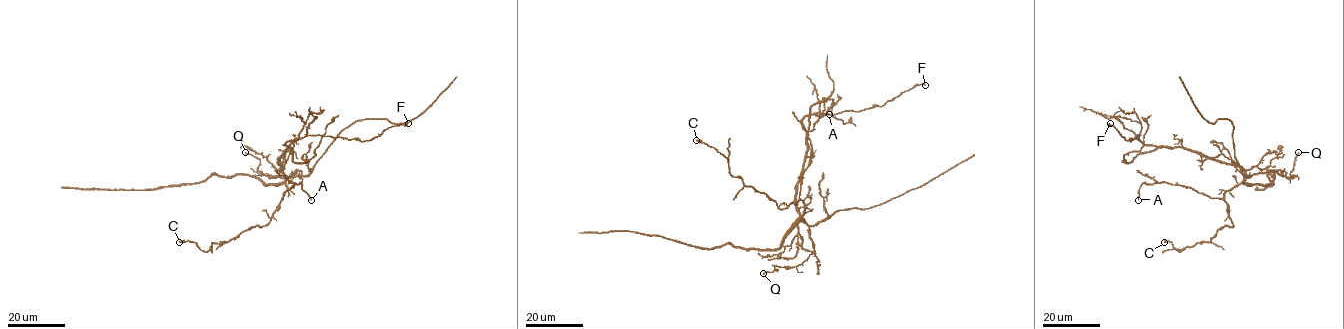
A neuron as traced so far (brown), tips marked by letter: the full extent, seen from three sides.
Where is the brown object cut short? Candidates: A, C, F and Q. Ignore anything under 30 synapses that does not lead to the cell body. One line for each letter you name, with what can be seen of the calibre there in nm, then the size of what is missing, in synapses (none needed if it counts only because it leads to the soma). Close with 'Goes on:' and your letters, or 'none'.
Goes on: none

